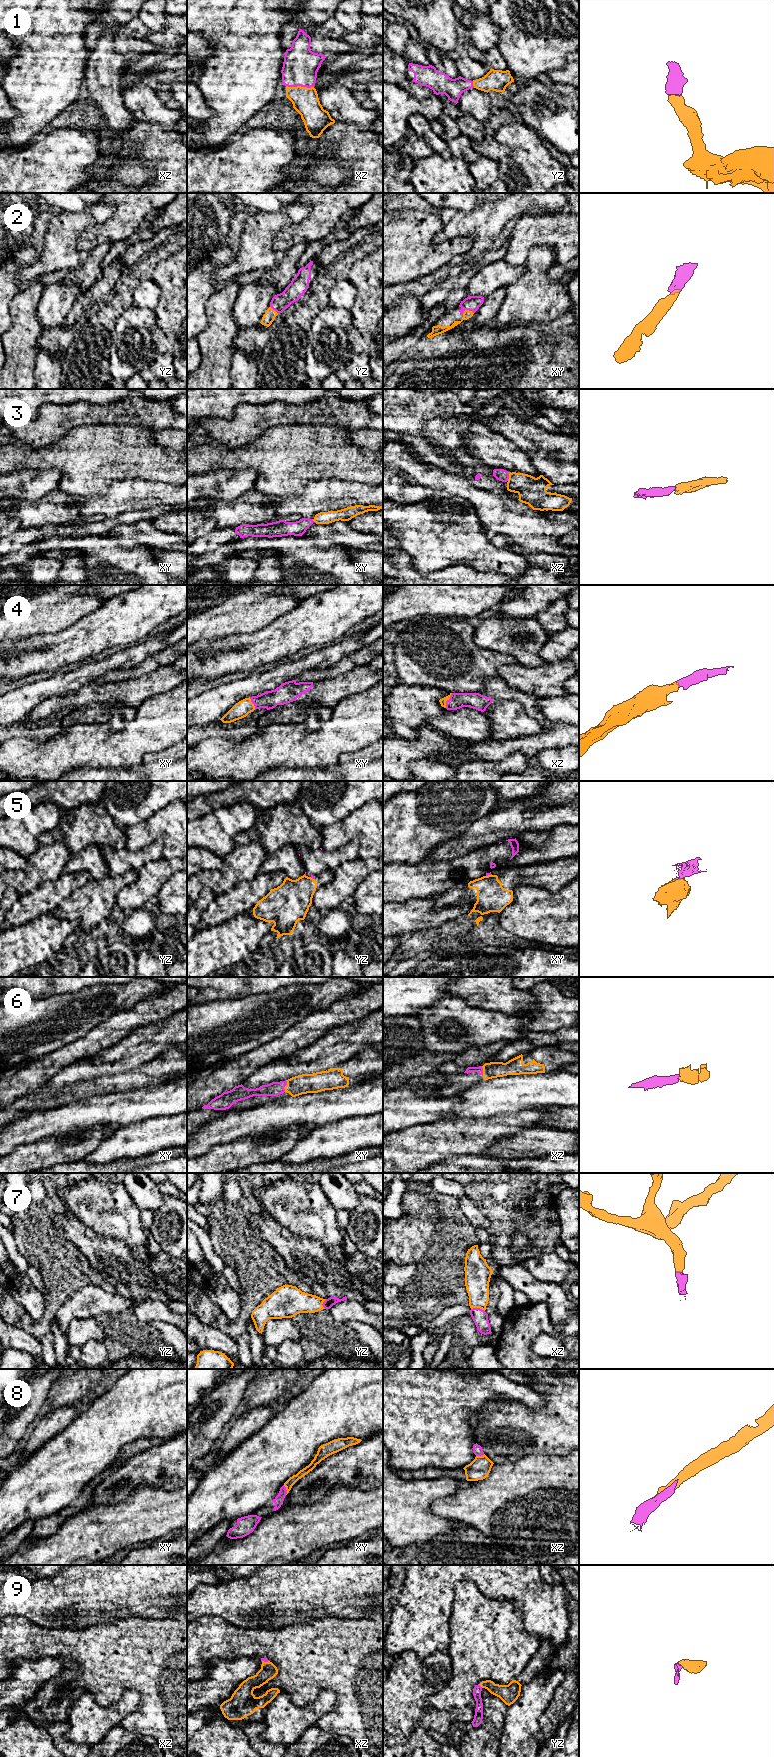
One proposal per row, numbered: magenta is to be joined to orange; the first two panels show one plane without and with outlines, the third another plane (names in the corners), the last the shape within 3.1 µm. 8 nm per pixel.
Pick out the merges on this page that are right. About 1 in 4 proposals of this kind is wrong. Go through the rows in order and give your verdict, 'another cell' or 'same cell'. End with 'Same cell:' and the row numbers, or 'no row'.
1: same cell
2: same cell
3: same cell
4: same cell
5: another cell
6: same cell
7: same cell
8: same cell
9: same cell
Same cell: 1, 2, 3, 4, 6, 7, 8, 9

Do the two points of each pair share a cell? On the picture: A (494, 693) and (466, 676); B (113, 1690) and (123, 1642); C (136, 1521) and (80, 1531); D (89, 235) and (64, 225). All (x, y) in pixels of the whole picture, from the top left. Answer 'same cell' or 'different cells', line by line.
A: different cells
B: same cell
C: same cell
D: different cells

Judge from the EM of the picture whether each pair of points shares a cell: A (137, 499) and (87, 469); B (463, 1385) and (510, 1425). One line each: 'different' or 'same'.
A: different
B: different

